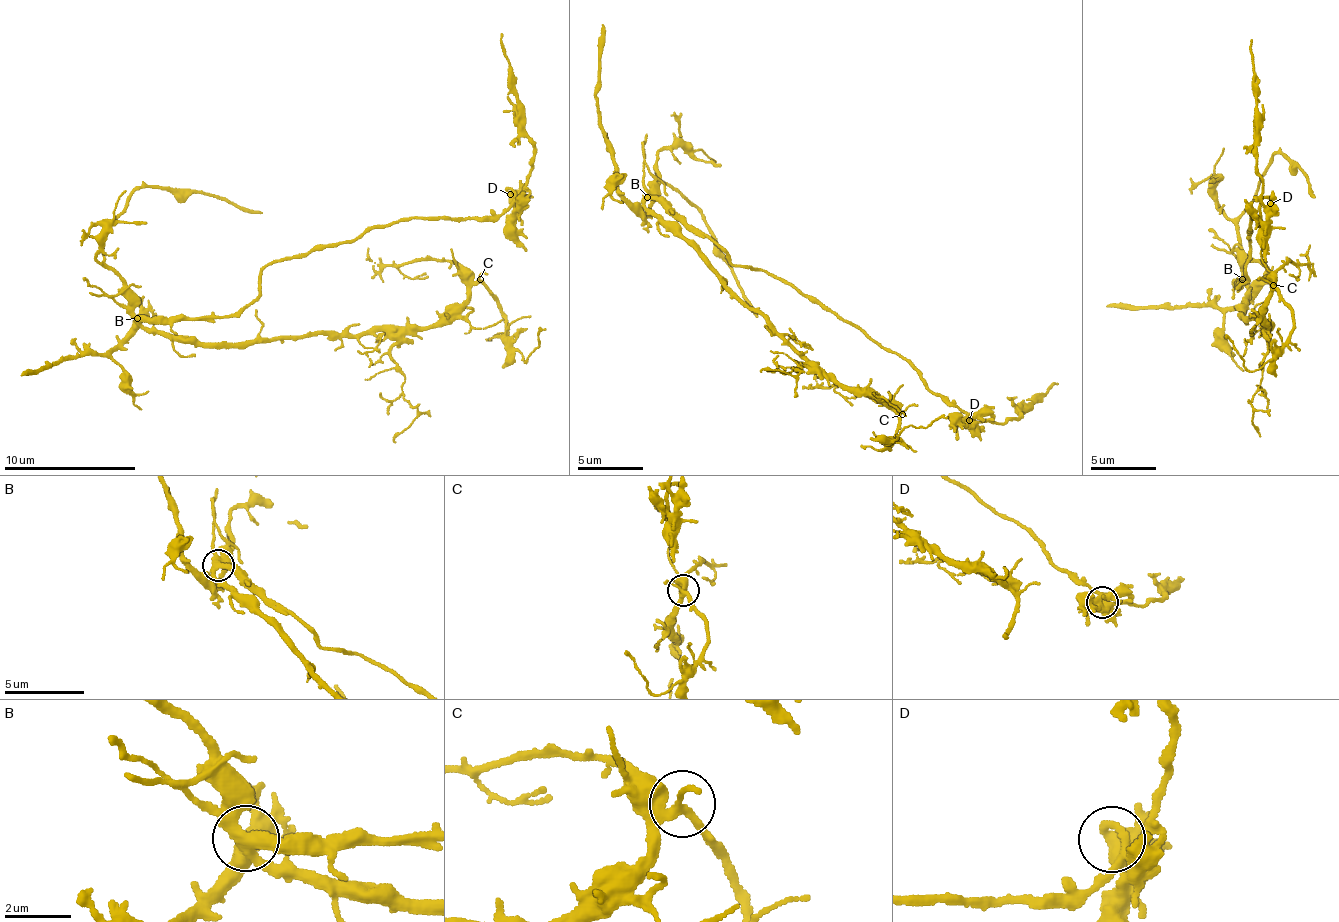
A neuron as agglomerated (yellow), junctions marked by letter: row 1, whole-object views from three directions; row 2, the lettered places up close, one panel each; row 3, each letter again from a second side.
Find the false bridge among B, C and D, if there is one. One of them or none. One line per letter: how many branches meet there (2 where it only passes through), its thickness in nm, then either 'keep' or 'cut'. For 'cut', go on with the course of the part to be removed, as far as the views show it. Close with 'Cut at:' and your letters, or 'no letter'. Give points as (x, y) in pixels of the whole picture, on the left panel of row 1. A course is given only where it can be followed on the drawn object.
B: 4 | 360 nm | keep
C: 4 | 280 nm | keep
D: 4 | 360 nm | keep
Cut at: no letter

